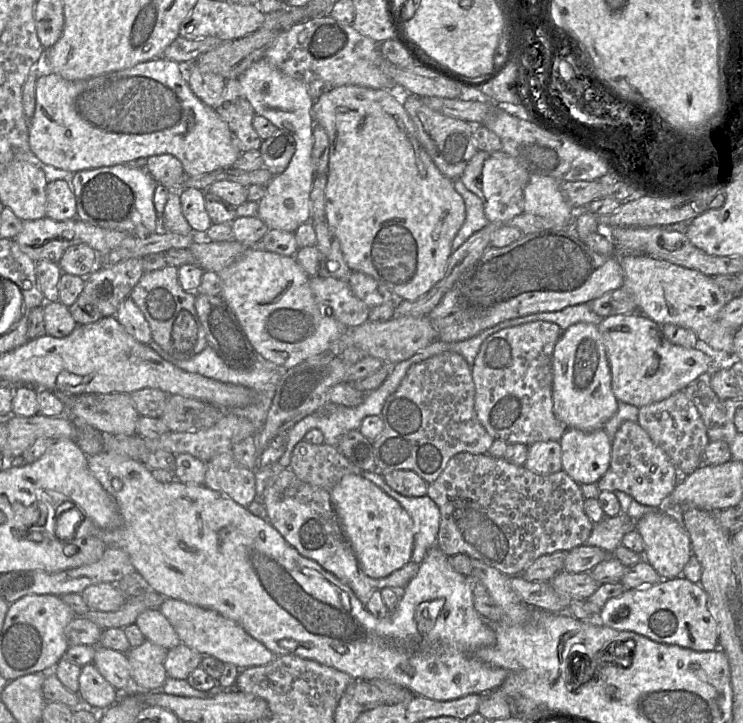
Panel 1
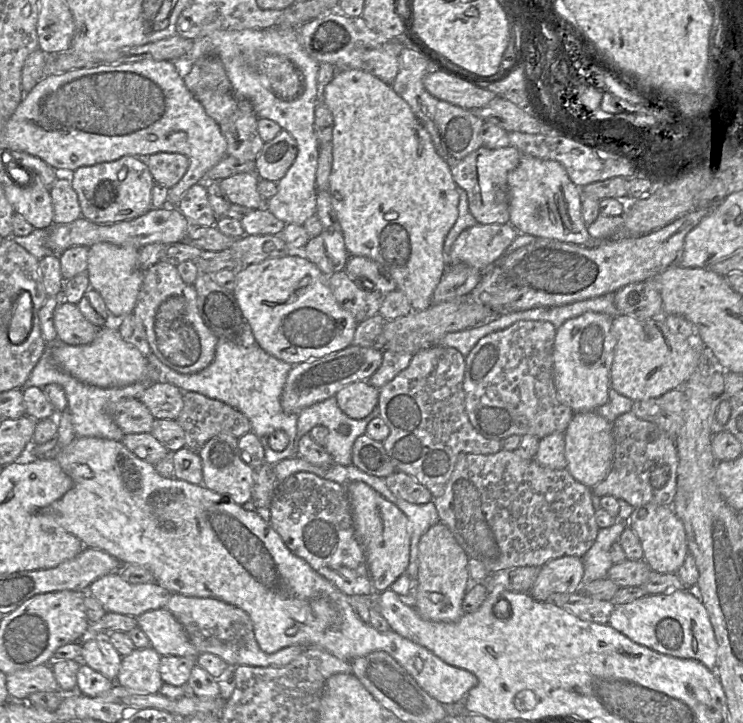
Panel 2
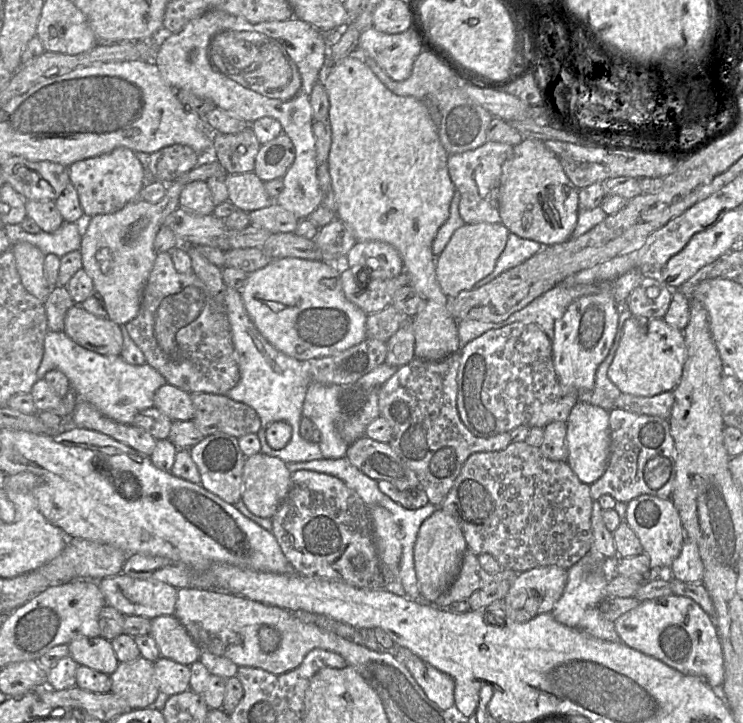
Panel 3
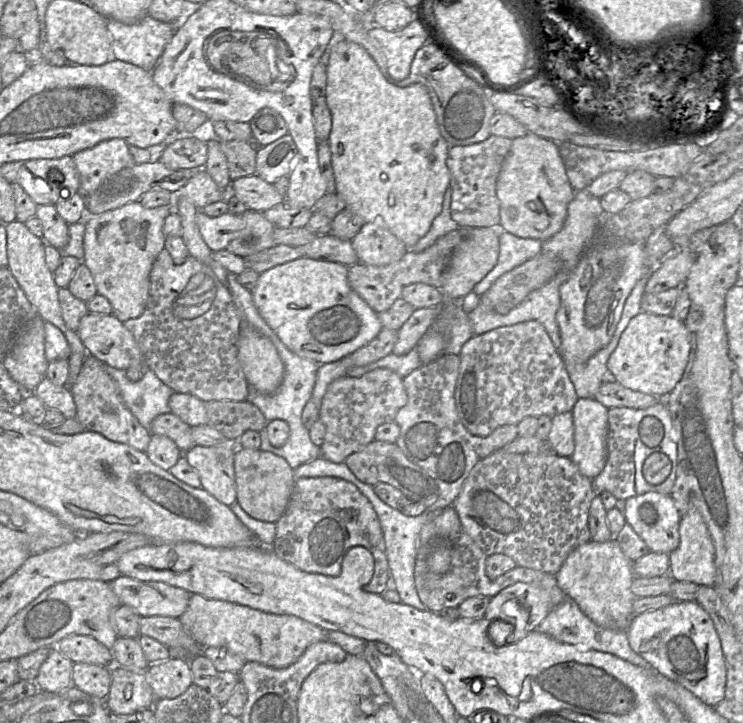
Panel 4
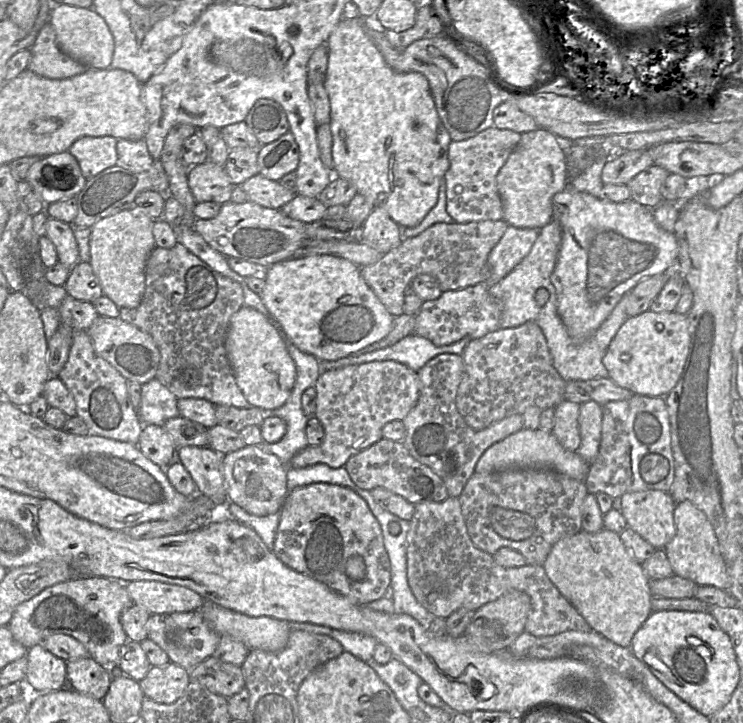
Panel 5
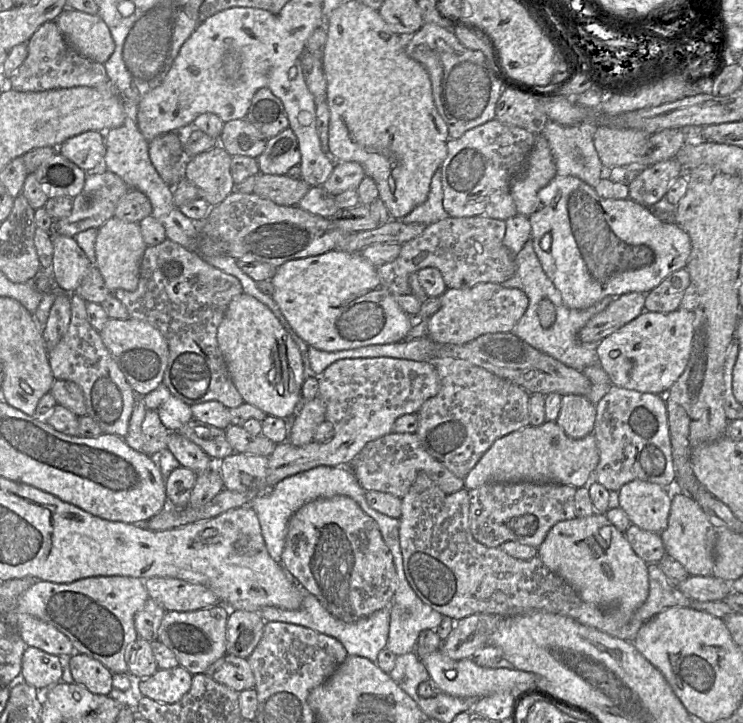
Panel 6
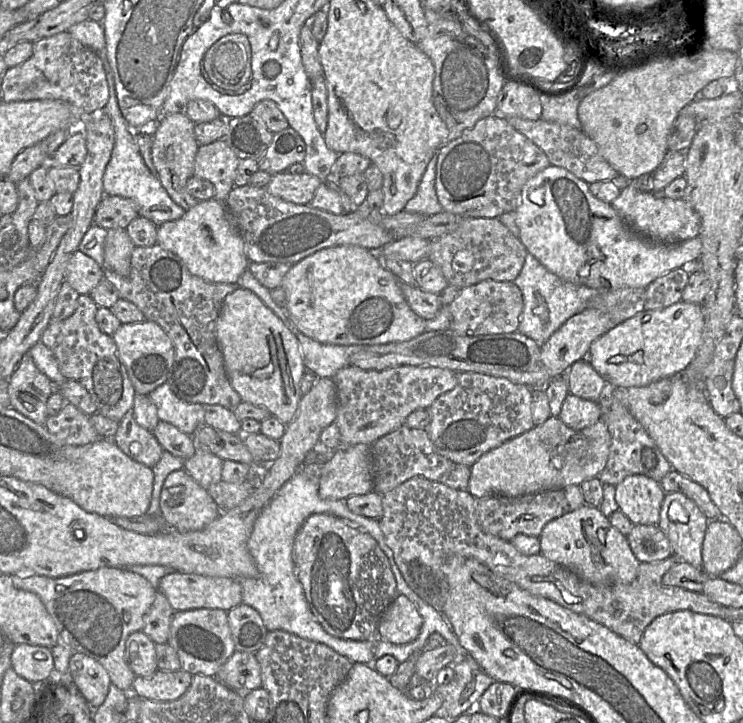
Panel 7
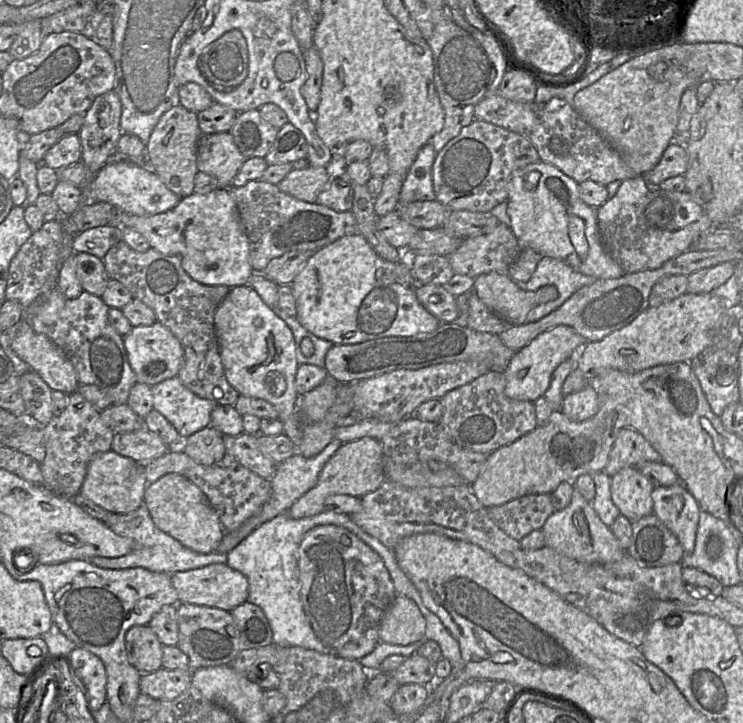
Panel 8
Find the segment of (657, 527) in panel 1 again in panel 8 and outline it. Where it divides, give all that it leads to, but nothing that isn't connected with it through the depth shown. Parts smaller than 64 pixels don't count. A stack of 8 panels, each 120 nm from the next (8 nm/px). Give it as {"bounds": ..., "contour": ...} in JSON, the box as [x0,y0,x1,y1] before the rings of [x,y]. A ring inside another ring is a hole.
{"bounds":[611,467,653,522],"contour":[[[636,467],[623,468],[611,477],[612,501],[630,522],[653,513],[653,489],[653,484]]]}

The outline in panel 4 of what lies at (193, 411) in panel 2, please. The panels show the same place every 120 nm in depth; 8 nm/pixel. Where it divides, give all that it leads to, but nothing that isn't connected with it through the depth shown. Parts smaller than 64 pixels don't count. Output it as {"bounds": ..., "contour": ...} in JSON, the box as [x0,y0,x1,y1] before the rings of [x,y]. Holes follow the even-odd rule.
{"bounds":[205,401,268,441],"contour":[[[248,401],[205,402],[207,425],[230,441],[237,441],[248,430],[261,431],[268,423],[261,411]]]}

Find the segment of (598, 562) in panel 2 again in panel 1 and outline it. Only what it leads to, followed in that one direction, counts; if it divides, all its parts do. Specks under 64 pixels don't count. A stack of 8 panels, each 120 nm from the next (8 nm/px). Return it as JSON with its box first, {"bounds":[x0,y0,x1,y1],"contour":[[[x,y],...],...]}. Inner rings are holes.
{"bounds":[585,513,635,556],"contour":[[[625,513],[614,517],[605,516],[599,523],[594,524],[585,544],[597,546],[613,556],[615,549],[621,545],[623,536],[635,529],[635,521]]]}

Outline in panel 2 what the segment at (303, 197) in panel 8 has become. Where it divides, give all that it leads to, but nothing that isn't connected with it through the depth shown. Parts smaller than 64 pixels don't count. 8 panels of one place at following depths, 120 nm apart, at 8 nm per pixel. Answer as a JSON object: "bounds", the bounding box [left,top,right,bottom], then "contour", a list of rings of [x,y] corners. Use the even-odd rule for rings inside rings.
{"bounds":[219,172,265,210],"contour":[[[245,172],[224,178],[219,185],[232,204],[256,210],[265,207],[258,191],[259,180],[255,172]]]}

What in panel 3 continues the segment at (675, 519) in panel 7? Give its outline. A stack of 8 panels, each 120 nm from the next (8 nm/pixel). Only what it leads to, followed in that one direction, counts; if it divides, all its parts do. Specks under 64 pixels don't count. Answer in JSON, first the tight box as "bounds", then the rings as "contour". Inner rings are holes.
{"bounds":[669,539,704,583],"contour":[[[685,539],[679,556],[669,568],[672,578],[689,583],[701,583],[704,576],[704,566],[696,544]]]}

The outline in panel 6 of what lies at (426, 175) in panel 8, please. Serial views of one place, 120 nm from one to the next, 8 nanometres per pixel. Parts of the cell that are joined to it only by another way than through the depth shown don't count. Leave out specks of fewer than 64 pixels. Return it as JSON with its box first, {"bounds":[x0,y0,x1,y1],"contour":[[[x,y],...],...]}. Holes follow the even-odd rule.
{"bounds":[399,168,449,225],"contour":[[[439,168],[431,178],[429,193],[425,202],[415,207],[410,213],[399,220],[403,223],[430,225],[448,217],[449,215],[443,207],[441,170]]]}

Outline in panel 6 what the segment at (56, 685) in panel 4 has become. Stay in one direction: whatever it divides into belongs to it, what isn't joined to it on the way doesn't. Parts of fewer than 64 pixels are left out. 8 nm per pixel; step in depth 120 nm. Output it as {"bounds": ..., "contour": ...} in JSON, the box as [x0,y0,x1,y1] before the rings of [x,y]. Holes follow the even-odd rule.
{"bounds":[20,646,62,696],"contour":[[[26,646],[22,656],[20,679],[39,690],[41,696],[61,681],[62,673],[57,655]]]}

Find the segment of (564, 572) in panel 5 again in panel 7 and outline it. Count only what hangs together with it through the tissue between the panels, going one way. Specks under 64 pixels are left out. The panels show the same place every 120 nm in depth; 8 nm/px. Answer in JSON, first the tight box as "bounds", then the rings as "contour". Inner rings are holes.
{"bounds":[539,504,640,584],"contour":[[[584,504],[551,520],[544,526],[539,539],[543,556],[590,584],[628,584],[637,575],[640,562],[632,553],[627,537],[613,527],[598,508]]]}

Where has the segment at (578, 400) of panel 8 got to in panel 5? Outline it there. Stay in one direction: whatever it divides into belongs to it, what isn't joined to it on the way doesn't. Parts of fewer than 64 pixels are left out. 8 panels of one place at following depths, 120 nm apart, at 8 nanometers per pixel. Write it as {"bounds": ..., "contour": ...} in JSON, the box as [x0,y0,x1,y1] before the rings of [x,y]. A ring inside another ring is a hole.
{"bounds":[552,400,581,452],"contour":[[[564,400],[555,407],[552,434],[568,451],[576,452],[581,444],[579,431],[580,404]]]}

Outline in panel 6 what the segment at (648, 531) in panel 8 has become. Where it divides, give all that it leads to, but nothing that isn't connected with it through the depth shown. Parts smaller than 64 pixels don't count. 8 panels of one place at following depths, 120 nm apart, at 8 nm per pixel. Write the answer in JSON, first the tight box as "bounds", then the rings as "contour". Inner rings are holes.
{"bounds":[624,524,666,564],"contour":[[[630,524],[624,534],[633,551],[645,563],[658,564],[666,556],[660,534],[641,530],[632,524]]]}

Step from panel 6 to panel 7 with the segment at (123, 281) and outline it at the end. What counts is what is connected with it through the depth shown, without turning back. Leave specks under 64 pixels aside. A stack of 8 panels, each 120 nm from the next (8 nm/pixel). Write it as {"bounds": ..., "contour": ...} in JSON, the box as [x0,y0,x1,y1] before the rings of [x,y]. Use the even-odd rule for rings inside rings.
{"bounds":[103,229,134,277],"contour":[[[109,229],[104,245],[103,269],[111,270],[124,277],[128,276],[134,247],[125,229]]]}

